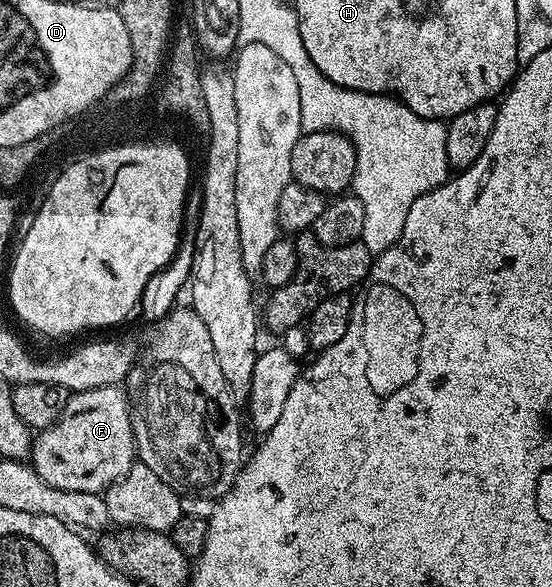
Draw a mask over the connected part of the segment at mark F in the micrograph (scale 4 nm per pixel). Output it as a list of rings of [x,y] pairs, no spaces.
[[[107,385],[89,391],[72,393],[63,412],[53,426],[42,429],[32,443],[31,465],[35,473],[51,486],[78,493],[102,493],[131,469],[137,458],[132,433],[130,399],[118,385]]]

